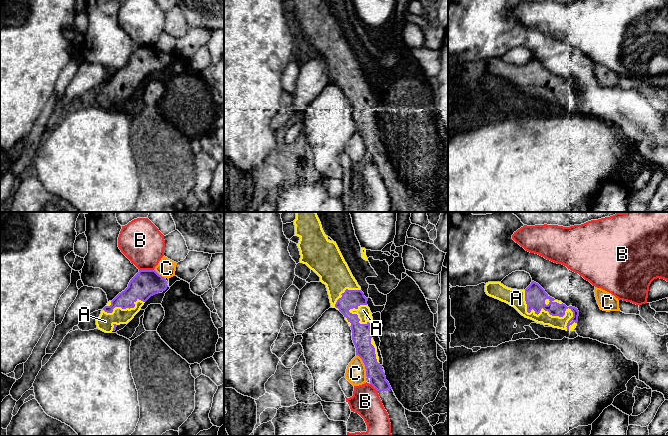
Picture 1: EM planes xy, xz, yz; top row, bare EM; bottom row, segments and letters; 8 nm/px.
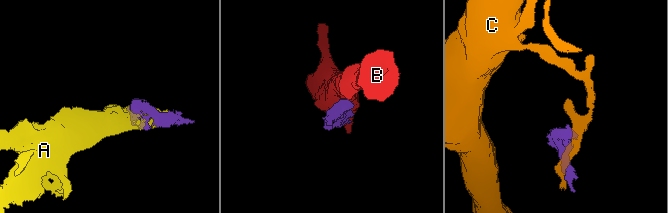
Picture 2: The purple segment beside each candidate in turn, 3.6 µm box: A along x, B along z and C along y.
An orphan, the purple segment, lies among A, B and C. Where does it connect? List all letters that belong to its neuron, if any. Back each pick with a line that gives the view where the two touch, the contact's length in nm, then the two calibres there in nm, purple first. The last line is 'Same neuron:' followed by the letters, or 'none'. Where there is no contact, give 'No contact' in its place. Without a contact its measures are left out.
A: Touches purple in yz. Shared border 500 nm. Thickness 170 nm (purple) against 100 nm
Same neuron: A

